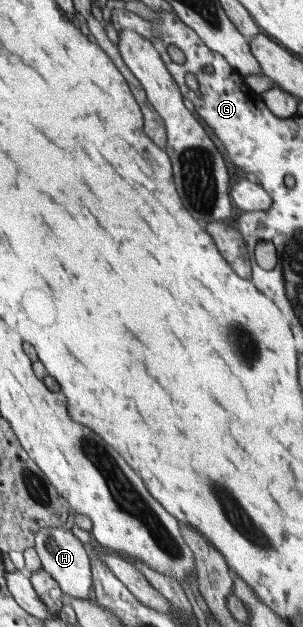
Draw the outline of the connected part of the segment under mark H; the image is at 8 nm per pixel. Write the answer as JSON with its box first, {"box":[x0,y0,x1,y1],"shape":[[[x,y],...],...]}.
{"box":[33,526,95,598],"shape":[[[63,526],[42,528],[35,536],[33,548],[40,556],[42,568],[53,577],[55,582],[59,583],[60,589],[64,592],[65,596],[89,598],[91,588],[95,587],[91,558],[84,544],[71,531],[63,529]]]}

